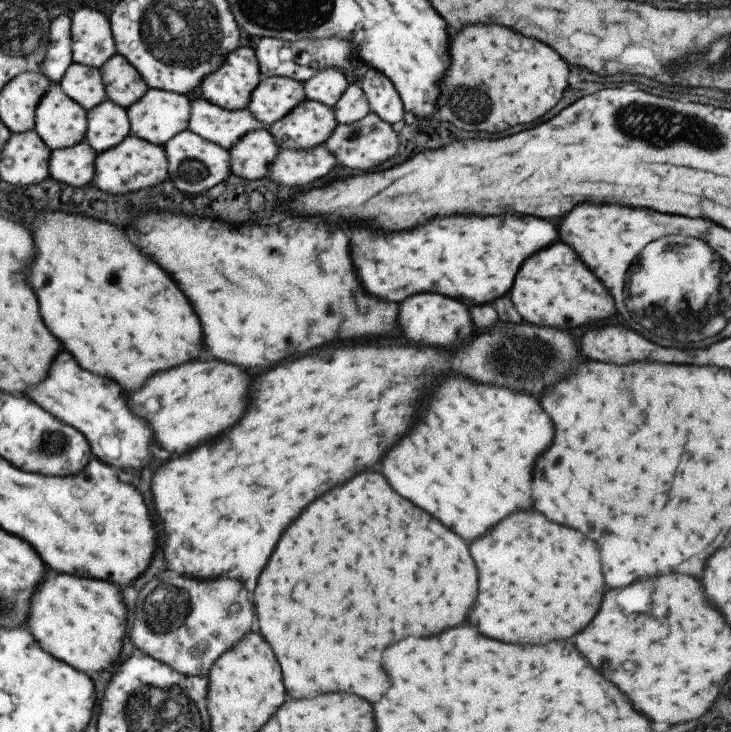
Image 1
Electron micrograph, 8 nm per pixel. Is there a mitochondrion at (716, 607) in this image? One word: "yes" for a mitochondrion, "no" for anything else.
no

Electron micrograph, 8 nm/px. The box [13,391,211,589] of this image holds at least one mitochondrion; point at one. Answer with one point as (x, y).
(52, 442)

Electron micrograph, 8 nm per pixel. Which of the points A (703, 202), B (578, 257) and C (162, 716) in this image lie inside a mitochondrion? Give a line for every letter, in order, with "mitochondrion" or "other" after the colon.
A: other
B: other
C: mitochondrion

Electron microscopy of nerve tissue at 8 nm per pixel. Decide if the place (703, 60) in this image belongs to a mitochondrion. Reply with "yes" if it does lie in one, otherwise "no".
yes

